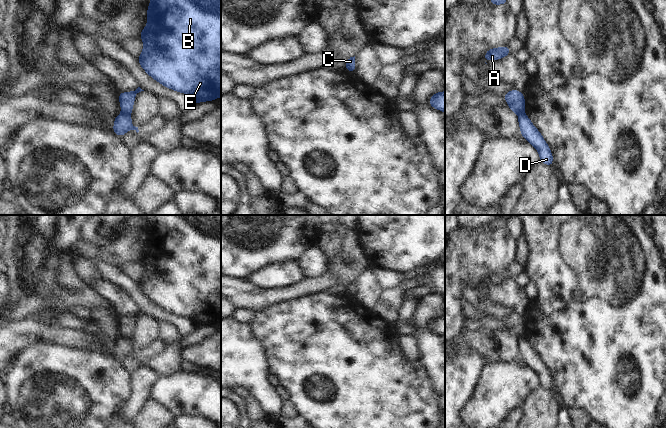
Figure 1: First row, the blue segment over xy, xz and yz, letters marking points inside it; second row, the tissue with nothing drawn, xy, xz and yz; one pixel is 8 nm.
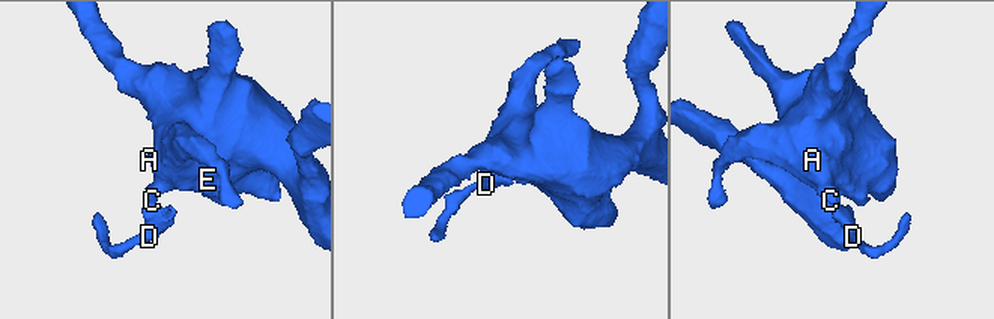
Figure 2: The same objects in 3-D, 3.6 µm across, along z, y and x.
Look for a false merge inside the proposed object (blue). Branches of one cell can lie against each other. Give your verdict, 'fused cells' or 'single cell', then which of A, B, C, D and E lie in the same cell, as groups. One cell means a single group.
fused cells; A B C E / D

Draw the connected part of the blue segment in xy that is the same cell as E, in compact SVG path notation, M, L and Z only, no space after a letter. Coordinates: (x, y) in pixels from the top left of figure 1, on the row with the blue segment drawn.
M151 0L147 7L147 24L142 29L139 38L143 41L143 49L137 59L141 68L155 81L164 87L176 91L178 93L183 93L189 95L195 104L201 102L214 101L221 97L221 0Z

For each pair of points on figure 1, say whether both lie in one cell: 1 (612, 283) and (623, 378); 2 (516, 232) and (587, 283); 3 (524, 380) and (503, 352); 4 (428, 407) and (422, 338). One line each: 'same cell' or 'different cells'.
1: same cell
2: different cells
3: different cells
4: different cells

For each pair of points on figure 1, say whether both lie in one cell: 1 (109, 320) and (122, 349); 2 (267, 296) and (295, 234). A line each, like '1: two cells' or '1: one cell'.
1: two cells
2: two cells

